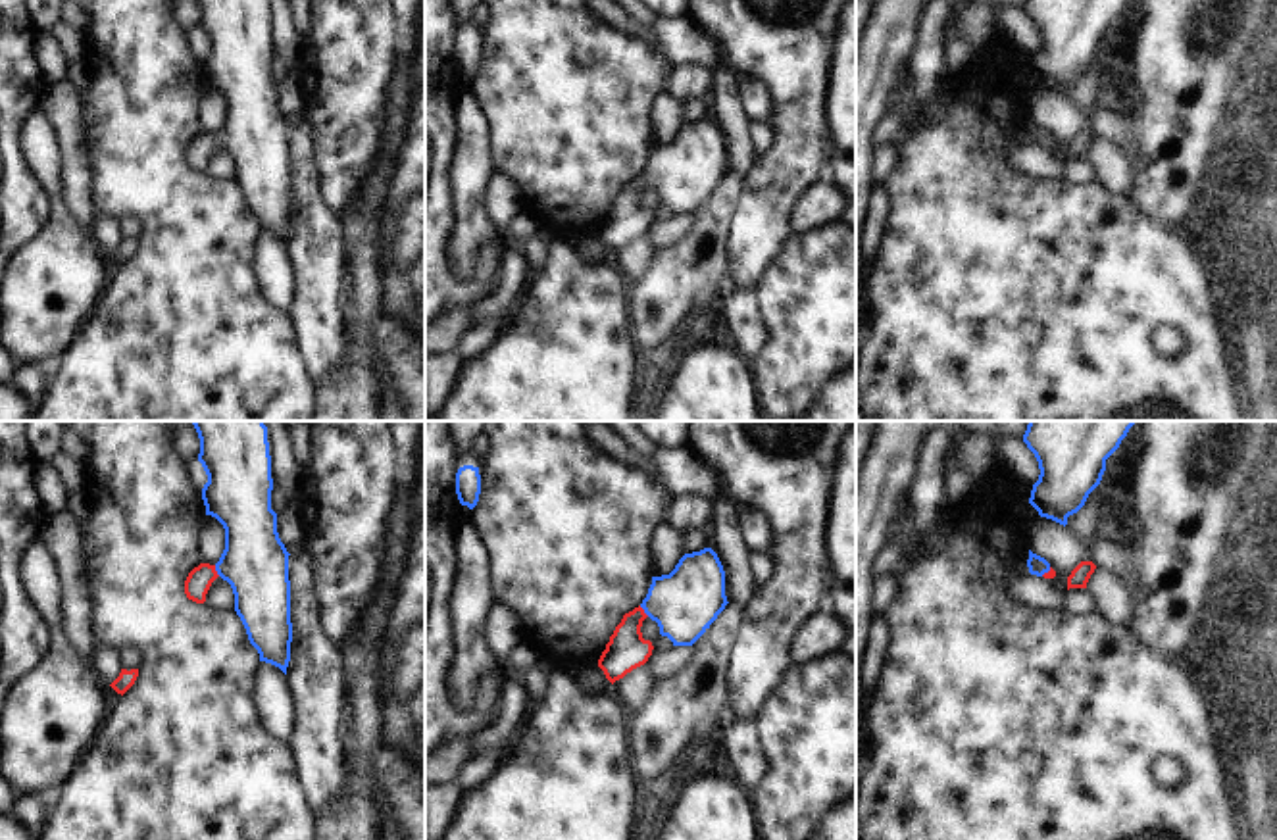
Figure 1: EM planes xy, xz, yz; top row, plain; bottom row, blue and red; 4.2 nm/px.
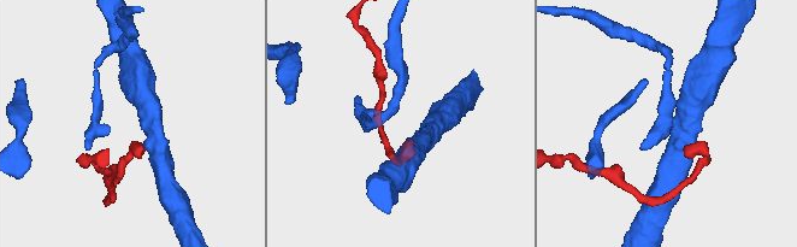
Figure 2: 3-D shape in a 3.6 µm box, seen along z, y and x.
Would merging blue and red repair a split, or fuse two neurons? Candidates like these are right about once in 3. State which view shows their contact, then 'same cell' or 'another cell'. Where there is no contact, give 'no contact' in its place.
xy | same cell

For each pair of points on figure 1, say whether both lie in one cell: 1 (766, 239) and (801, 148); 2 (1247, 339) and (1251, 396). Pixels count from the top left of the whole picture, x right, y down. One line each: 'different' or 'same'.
1: same
2: same

